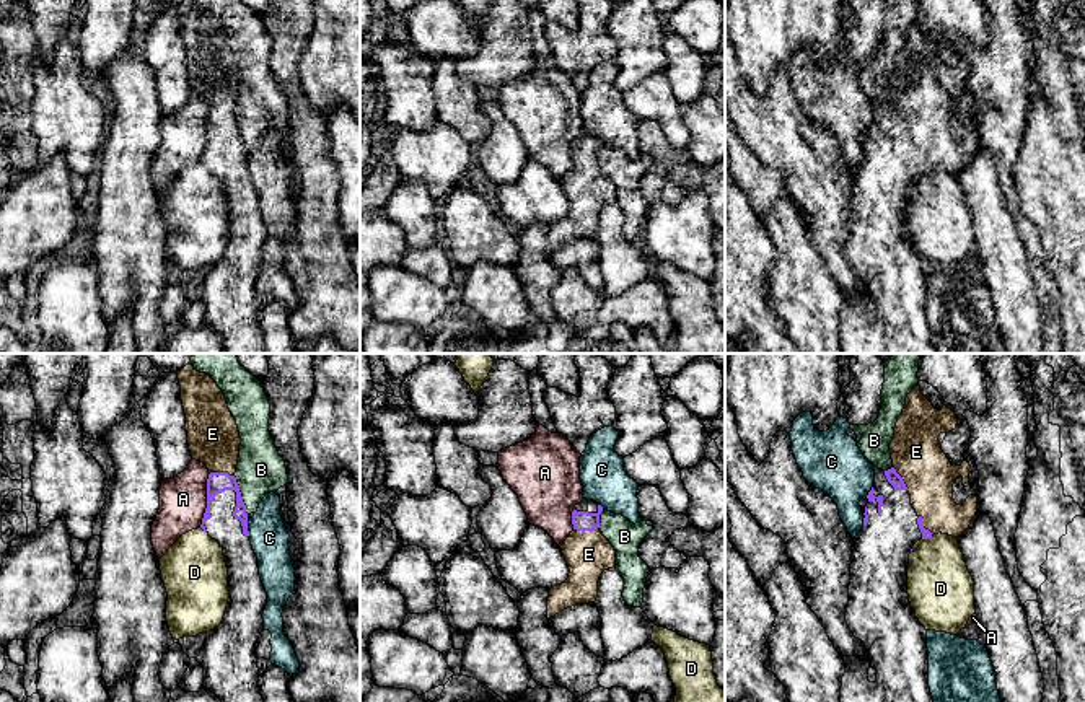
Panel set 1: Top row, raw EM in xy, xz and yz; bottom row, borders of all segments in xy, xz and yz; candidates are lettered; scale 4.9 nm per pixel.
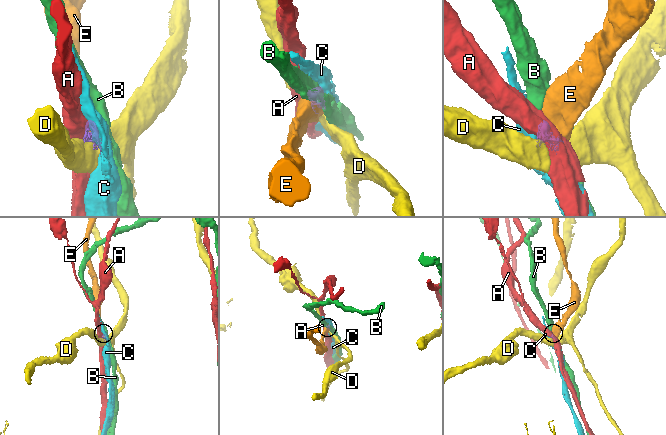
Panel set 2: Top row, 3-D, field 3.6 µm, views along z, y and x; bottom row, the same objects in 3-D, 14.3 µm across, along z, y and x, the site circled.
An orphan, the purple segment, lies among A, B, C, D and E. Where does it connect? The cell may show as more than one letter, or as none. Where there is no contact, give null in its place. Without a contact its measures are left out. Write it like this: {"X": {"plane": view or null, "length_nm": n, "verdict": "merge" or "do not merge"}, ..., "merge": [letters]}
{"A": {"plane": "xy", "length_nm": 260, "verdict": "do not merge"}, "B": {"plane": "xy", "length_nm": 200, "verdict": "do not merge"}, "C": {"plane": "xy", "length_nm": 80, "verdict": "do not merge"}, "D": {"plane": "yz", "length_nm": 60, "verdict": "do not merge"}, "E": {"plane": "xy", "length_nm": 130, "verdict": "merge"}, "merge": ["E"]}

